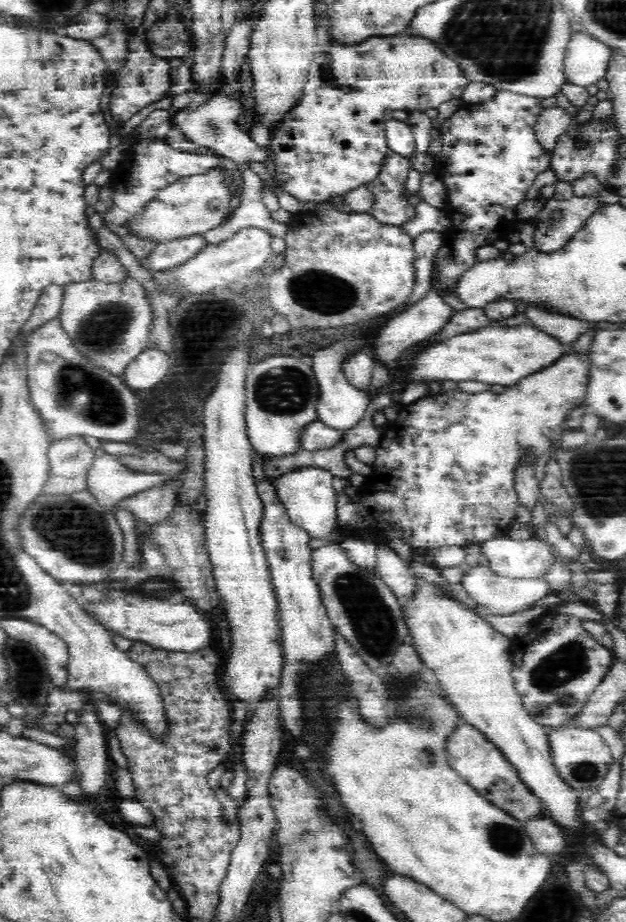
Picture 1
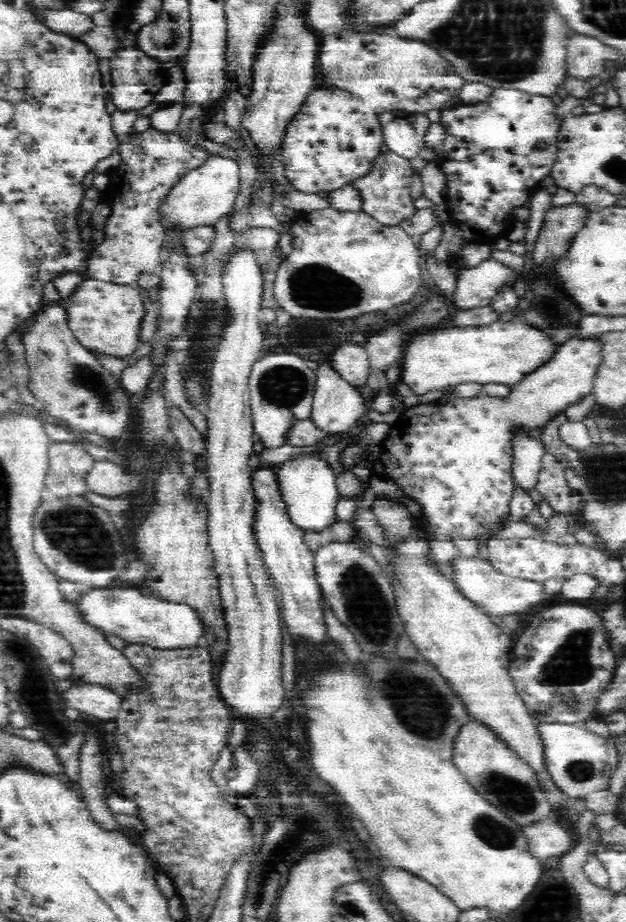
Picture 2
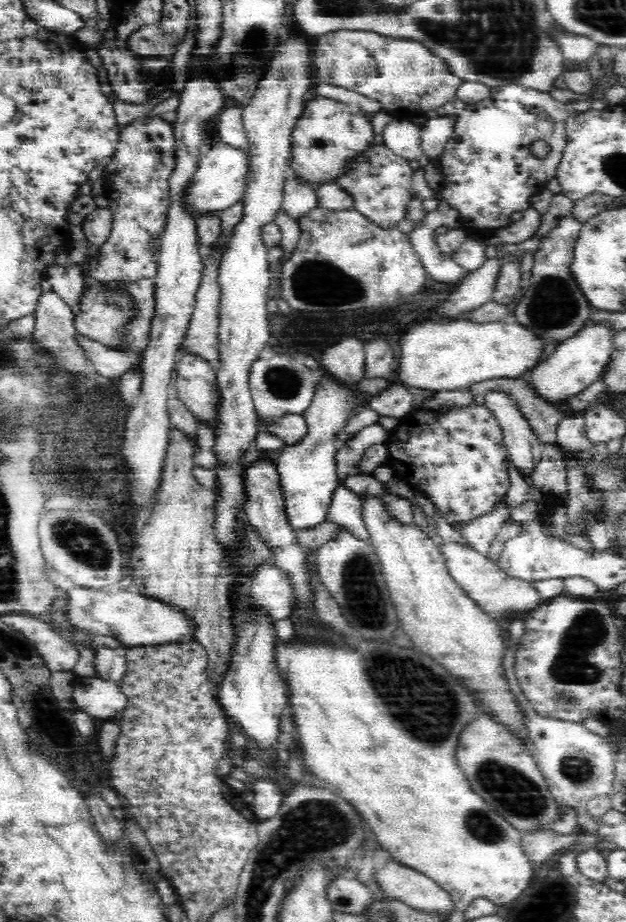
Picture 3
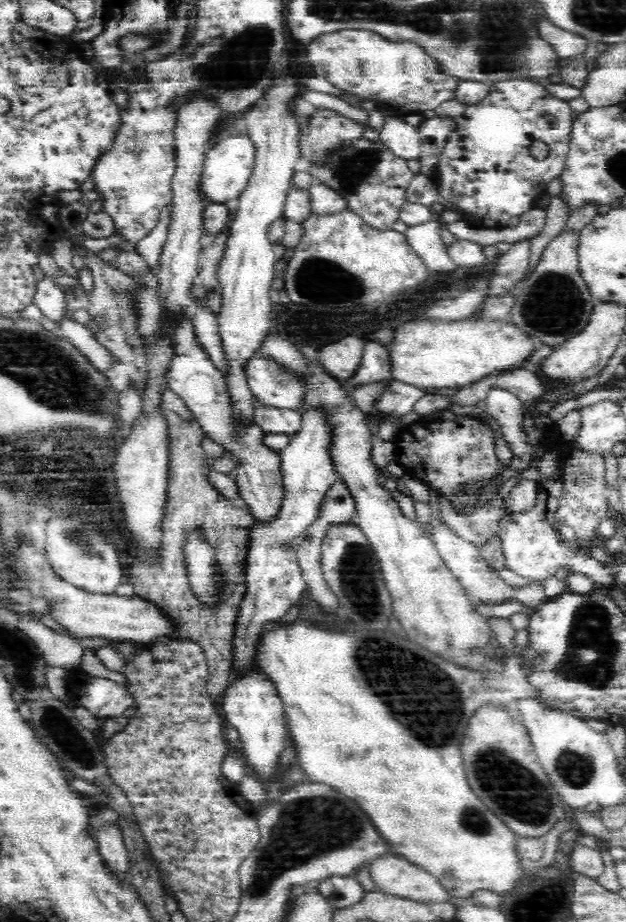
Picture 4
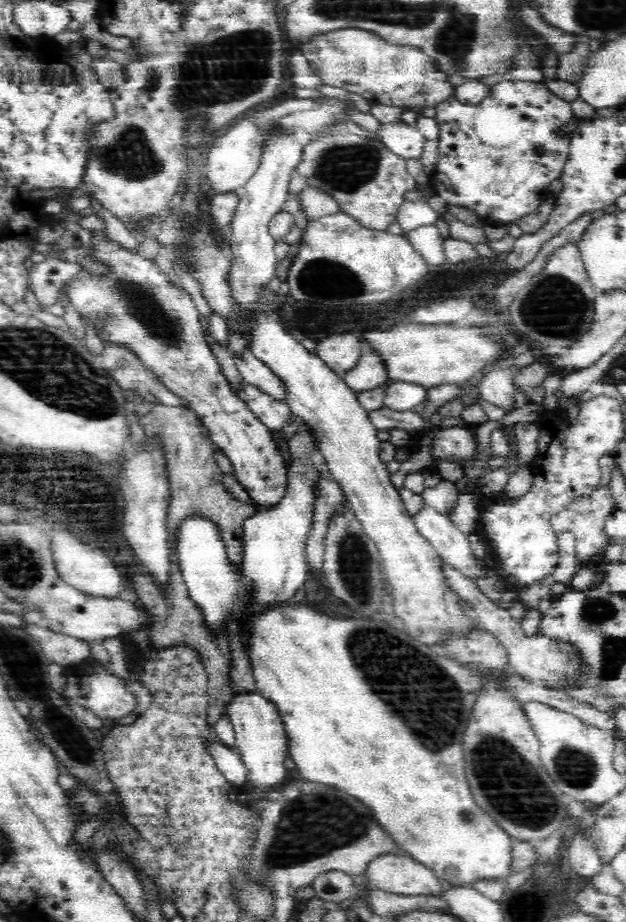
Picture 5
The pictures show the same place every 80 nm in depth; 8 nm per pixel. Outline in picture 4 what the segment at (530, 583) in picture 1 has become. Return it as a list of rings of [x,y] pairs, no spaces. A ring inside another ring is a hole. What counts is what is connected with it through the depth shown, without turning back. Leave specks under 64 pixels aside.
[[[433,520],[433,530],[428,533],[435,542],[436,548],[443,558],[445,565],[450,570],[450,573],[460,581],[460,584],[464,587],[464,590],[469,596],[477,603],[482,603],[484,606],[494,606],[494,604],[504,604],[508,600],[516,600],[518,604],[526,606],[526,608],[538,608],[538,606],[548,600],[545,595],[544,586],[540,580],[535,580],[531,585],[520,586],[514,588],[510,586],[508,582],[504,582],[500,572],[494,570],[492,566],[482,557],[481,549],[474,546],[472,542],[468,542],[458,535],[454,534],[446,524],[439,524],[436,520]]]

